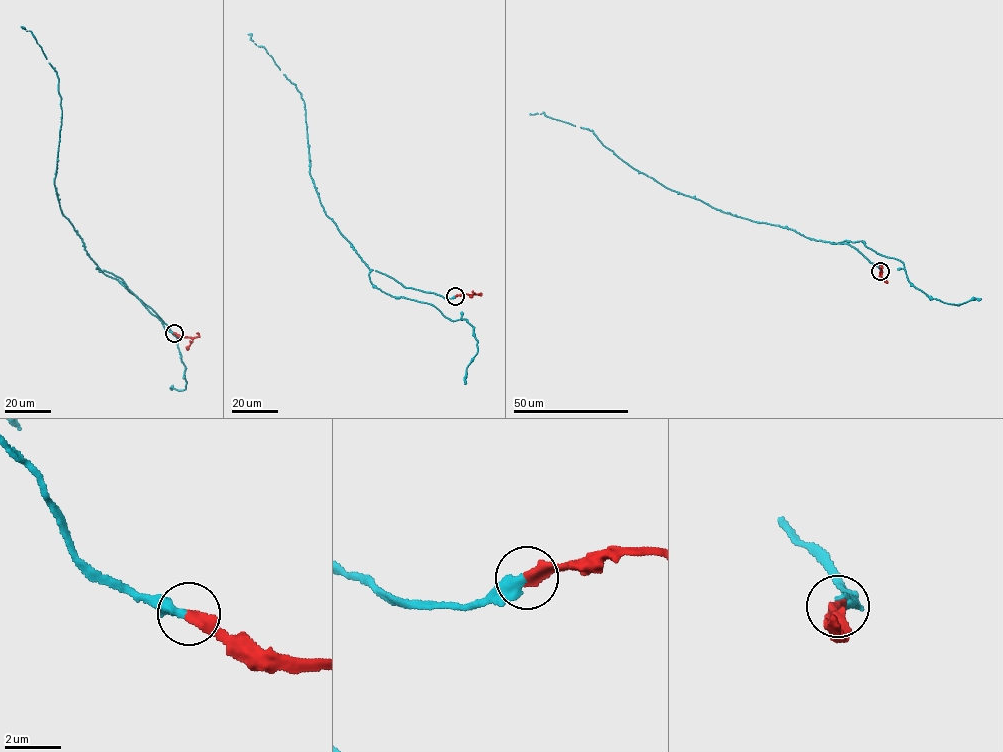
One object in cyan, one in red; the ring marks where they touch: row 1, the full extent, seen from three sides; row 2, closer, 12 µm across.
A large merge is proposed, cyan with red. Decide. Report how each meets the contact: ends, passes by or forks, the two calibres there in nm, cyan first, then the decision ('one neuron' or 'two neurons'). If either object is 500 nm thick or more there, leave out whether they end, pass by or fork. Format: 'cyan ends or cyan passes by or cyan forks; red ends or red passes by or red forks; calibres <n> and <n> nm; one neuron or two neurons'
cyan ends; red ends; calibres 400 and 400 nm; one neuron

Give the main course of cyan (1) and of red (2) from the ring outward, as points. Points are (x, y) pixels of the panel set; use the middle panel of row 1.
1: (455, 296), (408, 288), (371, 270), (339, 232), (310, 174), (300, 92), (248, 34)
2: (455, 296), (474, 293), (471, 297)

